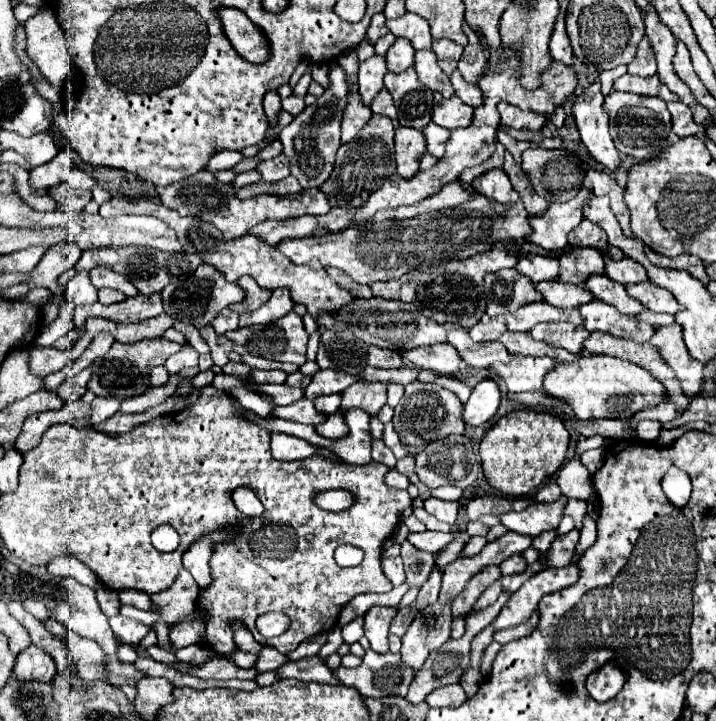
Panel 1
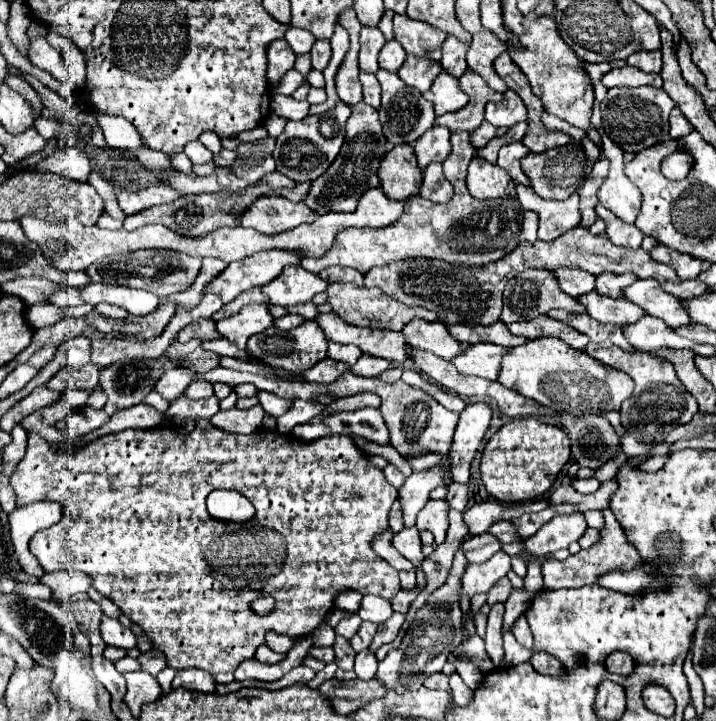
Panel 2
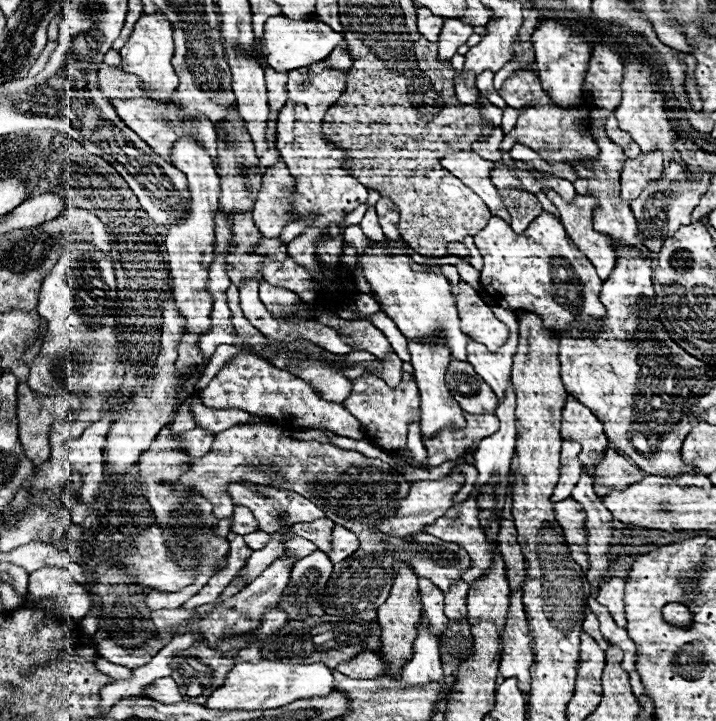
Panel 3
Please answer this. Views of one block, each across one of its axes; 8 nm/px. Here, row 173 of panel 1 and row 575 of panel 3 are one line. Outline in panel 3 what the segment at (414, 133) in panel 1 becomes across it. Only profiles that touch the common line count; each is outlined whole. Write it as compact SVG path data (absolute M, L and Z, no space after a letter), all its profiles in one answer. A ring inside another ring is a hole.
M402 564L398 570L398 576L394 578L388 600L378 608L378 624L382 628L382 636L380 636L382 650L378 654L382 654L382 658L390 664L388 668L390 676L398 676L406 660L410 660L412 642L416 638L416 626L420 622L420 614L422 614L422 602L418 594L418 576L414 576L414 570L410 568L410 564Z

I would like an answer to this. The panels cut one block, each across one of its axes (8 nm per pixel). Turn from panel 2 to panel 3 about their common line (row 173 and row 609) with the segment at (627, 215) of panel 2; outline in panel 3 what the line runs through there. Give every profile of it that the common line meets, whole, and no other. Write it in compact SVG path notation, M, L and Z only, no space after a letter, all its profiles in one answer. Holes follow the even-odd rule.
M608 578L608 582L604 582L598 590L596 600L600 604L604 604L610 614L614 616L618 626L626 626L626 618L624 618L624 580L622 578Z

